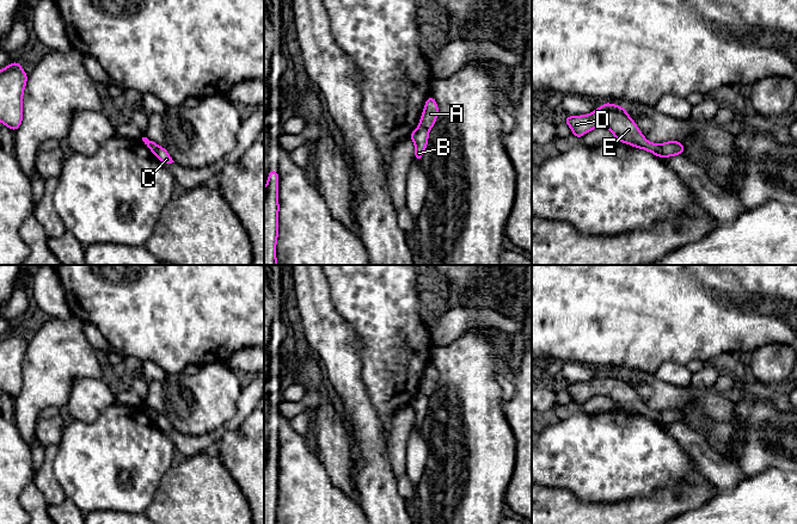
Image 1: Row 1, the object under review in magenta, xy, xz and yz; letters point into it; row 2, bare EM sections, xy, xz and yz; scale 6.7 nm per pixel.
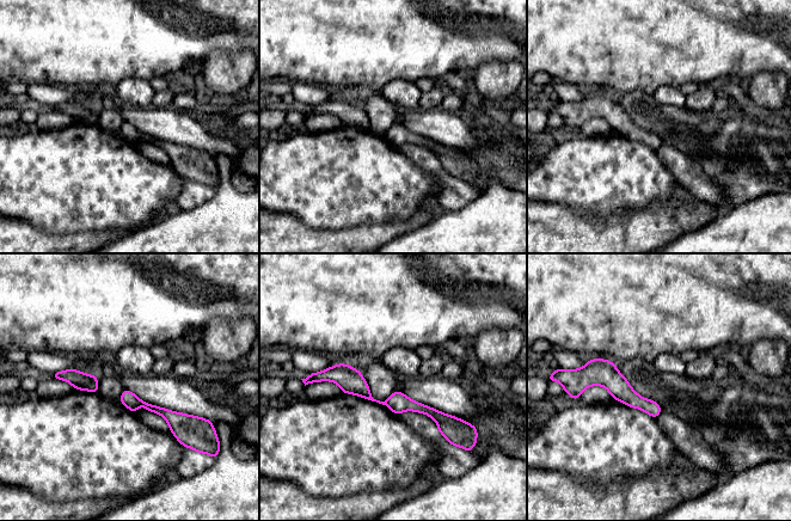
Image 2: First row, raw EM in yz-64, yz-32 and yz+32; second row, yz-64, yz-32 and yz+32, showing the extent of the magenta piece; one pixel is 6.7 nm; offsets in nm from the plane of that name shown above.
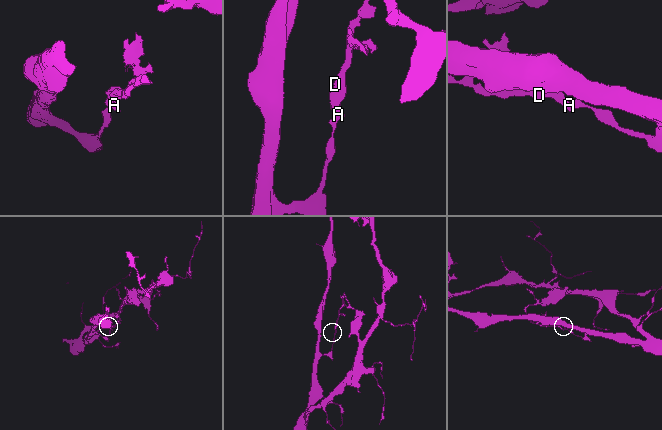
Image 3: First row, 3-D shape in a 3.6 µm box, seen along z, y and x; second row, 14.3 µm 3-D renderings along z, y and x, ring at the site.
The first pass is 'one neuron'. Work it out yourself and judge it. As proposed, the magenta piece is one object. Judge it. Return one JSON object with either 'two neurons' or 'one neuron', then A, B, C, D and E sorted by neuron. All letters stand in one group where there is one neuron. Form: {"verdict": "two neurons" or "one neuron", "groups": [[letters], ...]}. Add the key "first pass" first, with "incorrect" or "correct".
{"first pass": "incorrect", "verdict": "two neurons", "groups": [["A", "C", "D", "E"], ["B"]]}

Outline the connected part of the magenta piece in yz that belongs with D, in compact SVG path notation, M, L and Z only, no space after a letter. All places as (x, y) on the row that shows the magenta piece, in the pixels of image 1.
M605 103L591 113L564 117L563 121L571 128L572 135L578 140L593 129L607 128L612 131L617 141L645 149L658 158L664 158L661 146L649 142L643 136L637 124L623 106Z

